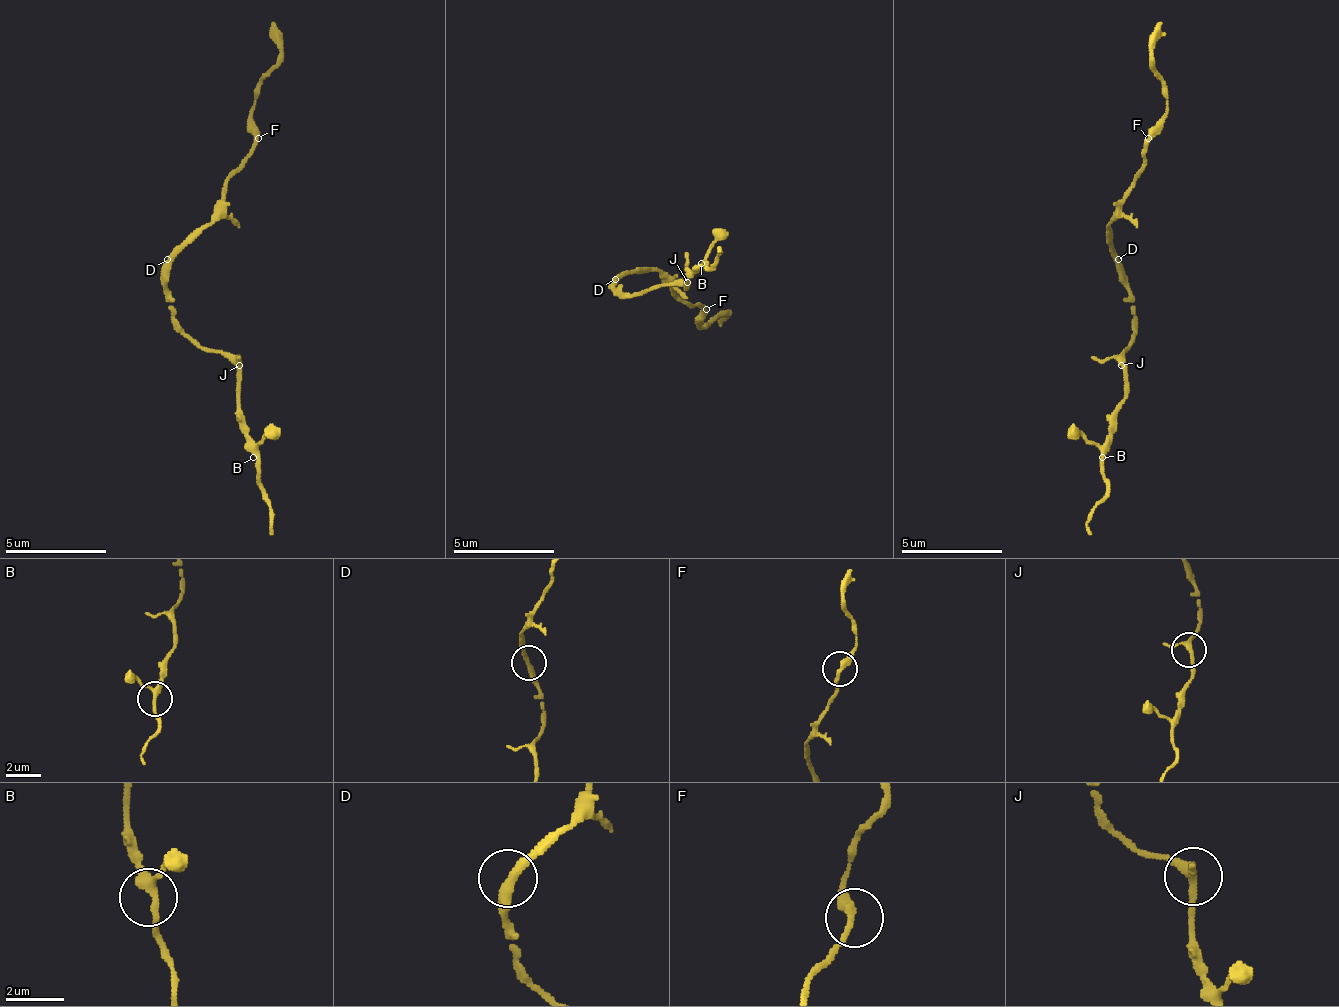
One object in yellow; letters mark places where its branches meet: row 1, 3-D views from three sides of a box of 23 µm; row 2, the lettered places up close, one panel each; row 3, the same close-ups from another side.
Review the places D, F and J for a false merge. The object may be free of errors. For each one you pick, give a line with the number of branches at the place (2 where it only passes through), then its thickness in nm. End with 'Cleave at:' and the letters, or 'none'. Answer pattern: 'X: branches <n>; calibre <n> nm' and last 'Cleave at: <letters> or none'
Cleave at: none

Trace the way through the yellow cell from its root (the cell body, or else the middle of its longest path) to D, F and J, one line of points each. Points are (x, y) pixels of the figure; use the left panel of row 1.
D: (167, 275), (167, 259)
F: (167, 275), (167, 265), (213, 219), (218, 199), (228, 183), (228, 173), (258, 138)
J: (167, 275), (167, 300), (172, 305), (172, 320), (187, 336), (192, 336), (213, 351), (223, 351), (238, 366)

